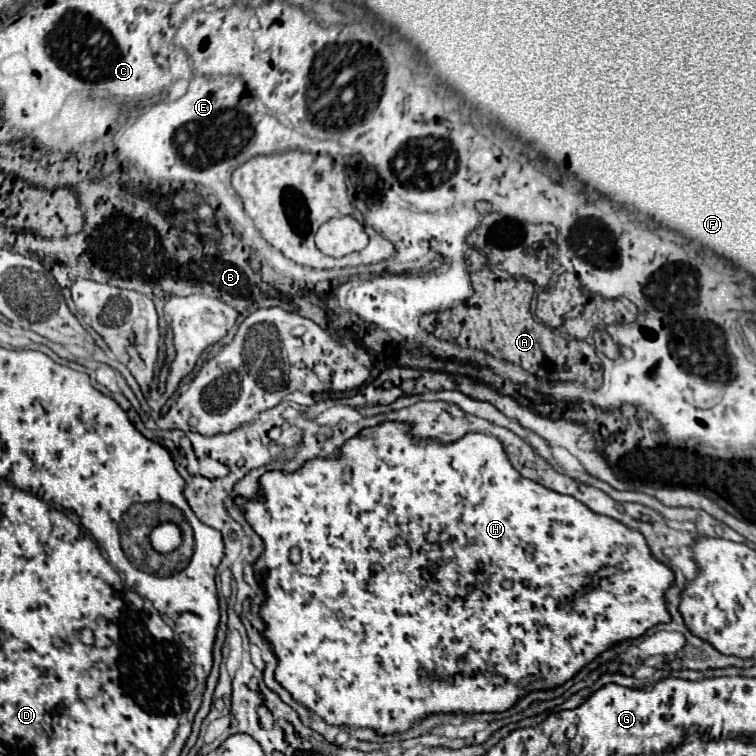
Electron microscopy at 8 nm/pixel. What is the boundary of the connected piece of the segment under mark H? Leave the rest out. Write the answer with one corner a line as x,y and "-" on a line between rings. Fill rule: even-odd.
390,420
388,424
376,424
376,428
364,428
360,436
346,440
332,458
312,458
294,472
264,472
258,478
258,488
264,500
236,496
234,504
242,508
246,522
264,542
264,552
254,562
254,574
266,592
266,600
260,606
260,618
264,622
262,636
272,644
274,656
278,658
274,678
296,702
316,712
330,726
374,728
376,734
388,736
406,732
412,724
430,714
506,712
534,690
562,686
614,644
640,638
652,626
672,620
666,608
666,590
674,584
674,572
648,552
644,536
610,516
592,512
574,496
552,492
550,488
520,476
520,472
512,468
504,444
496,436
484,432
468,432
468,436
452,440
452,444
440,444
440,440
416,440
408,432
408,424
-
468,538
474,540
472,546
468,545
-
528,544
534,544
532,560
526,560
524,554
-
294,546
300,548
302,560
300,564
290,566
288,556
-
432,560
440,560
436,578
428,578
426,574
426,566
430,566
-
372,562
382,562
384,570
372,574
-
466,584
474,584
474,592
464,600
-
422,656
434,656
434,670
428,672
428,666
422,664

